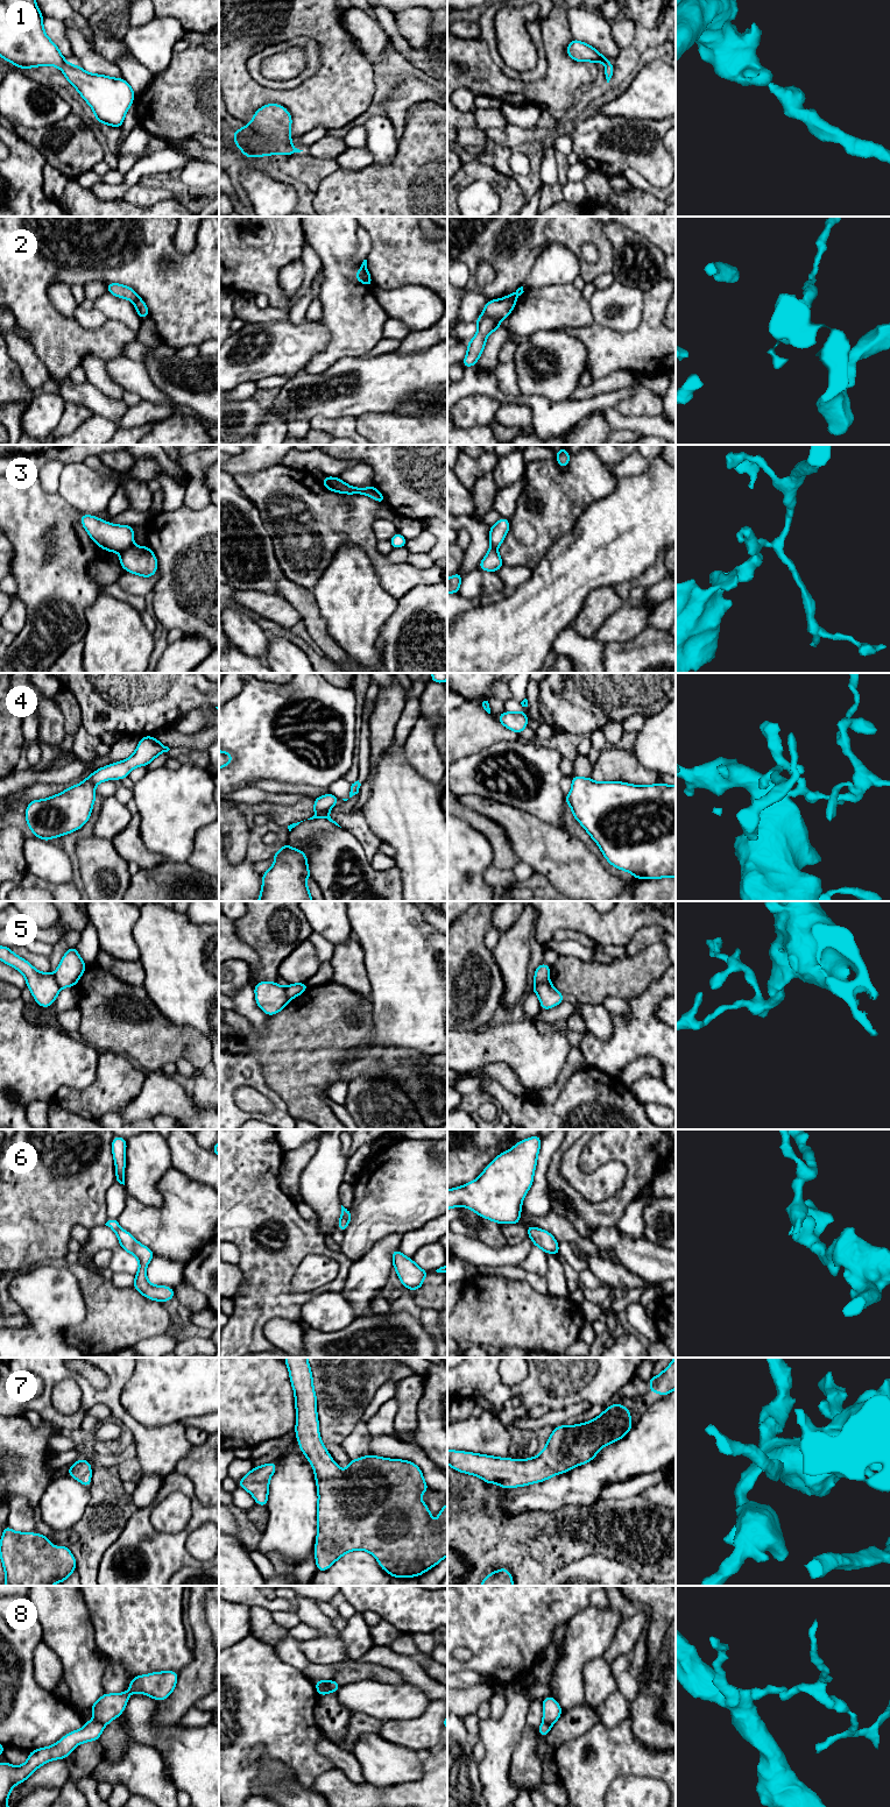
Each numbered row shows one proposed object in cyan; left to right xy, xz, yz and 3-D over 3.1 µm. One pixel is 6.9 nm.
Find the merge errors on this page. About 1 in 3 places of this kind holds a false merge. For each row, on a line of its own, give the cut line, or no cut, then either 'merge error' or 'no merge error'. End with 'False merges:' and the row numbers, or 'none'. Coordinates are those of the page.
1: cut none; no merge error
2: cut xz (360, 266), (365, 283); merge error
3: cut xy (132, 545), (120, 553); merge error
4: cut none; no merge error
5: cut yz (546, 977), (535, 984); merge error
6: cut xy (119, 1227), (114, 1231); merge error
7: cut none; no merge error
8: cut xy (93, 1720), (104, 1726); merge error
False merges: 2, 3, 5, 6, 8

